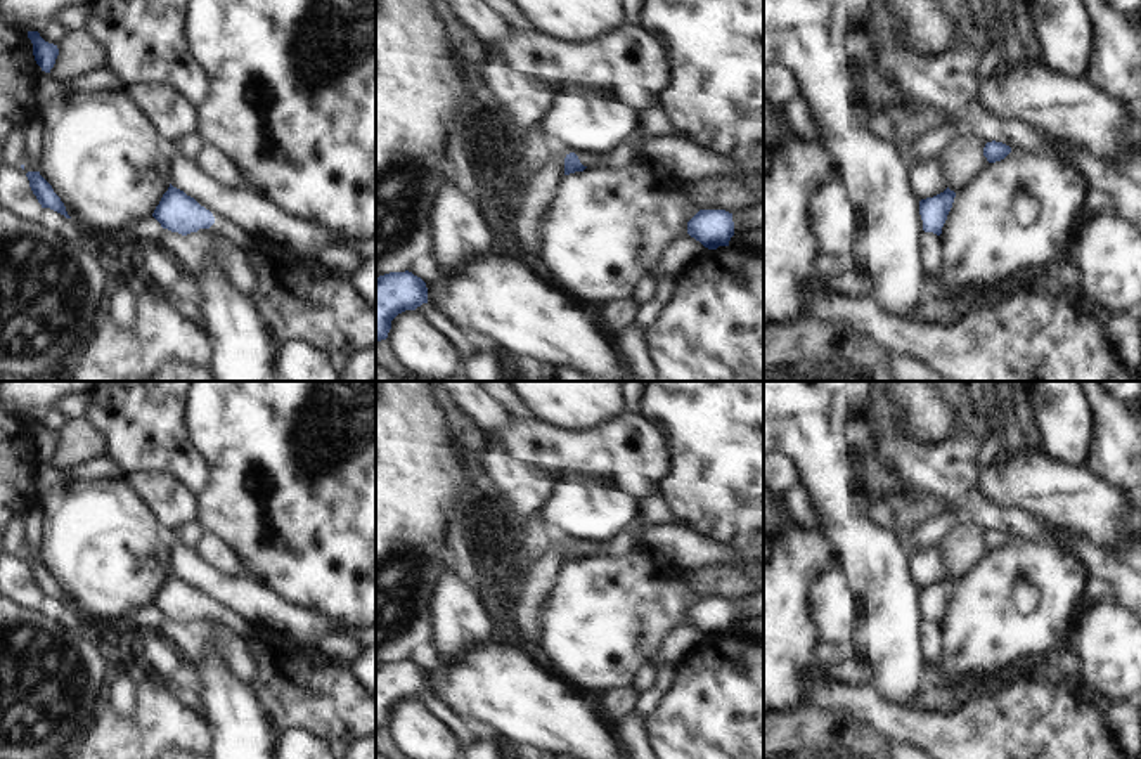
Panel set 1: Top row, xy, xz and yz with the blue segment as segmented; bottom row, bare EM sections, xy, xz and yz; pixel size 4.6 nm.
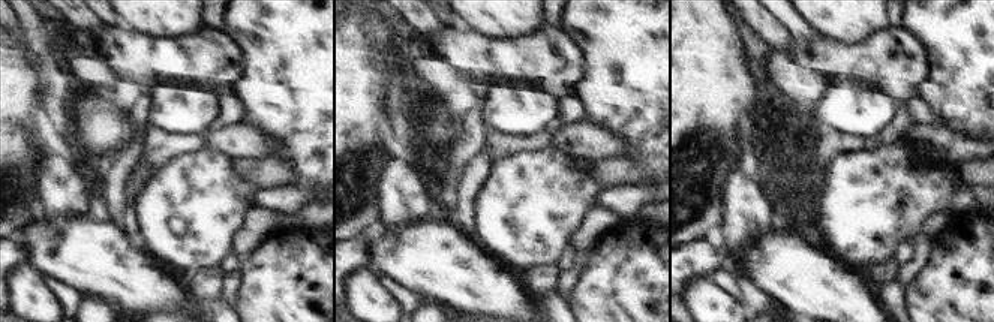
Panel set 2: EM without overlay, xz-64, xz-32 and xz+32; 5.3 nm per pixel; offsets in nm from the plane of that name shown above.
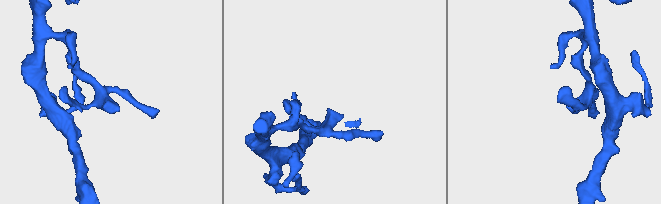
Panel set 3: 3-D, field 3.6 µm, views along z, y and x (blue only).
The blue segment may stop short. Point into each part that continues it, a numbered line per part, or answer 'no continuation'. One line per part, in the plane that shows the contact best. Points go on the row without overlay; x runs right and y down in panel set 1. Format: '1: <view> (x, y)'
no continuation

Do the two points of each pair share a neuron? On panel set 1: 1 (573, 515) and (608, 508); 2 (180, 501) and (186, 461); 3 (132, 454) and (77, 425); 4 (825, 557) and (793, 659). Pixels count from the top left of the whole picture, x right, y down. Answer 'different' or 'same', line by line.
1: same
2: different
3: different
4: same

